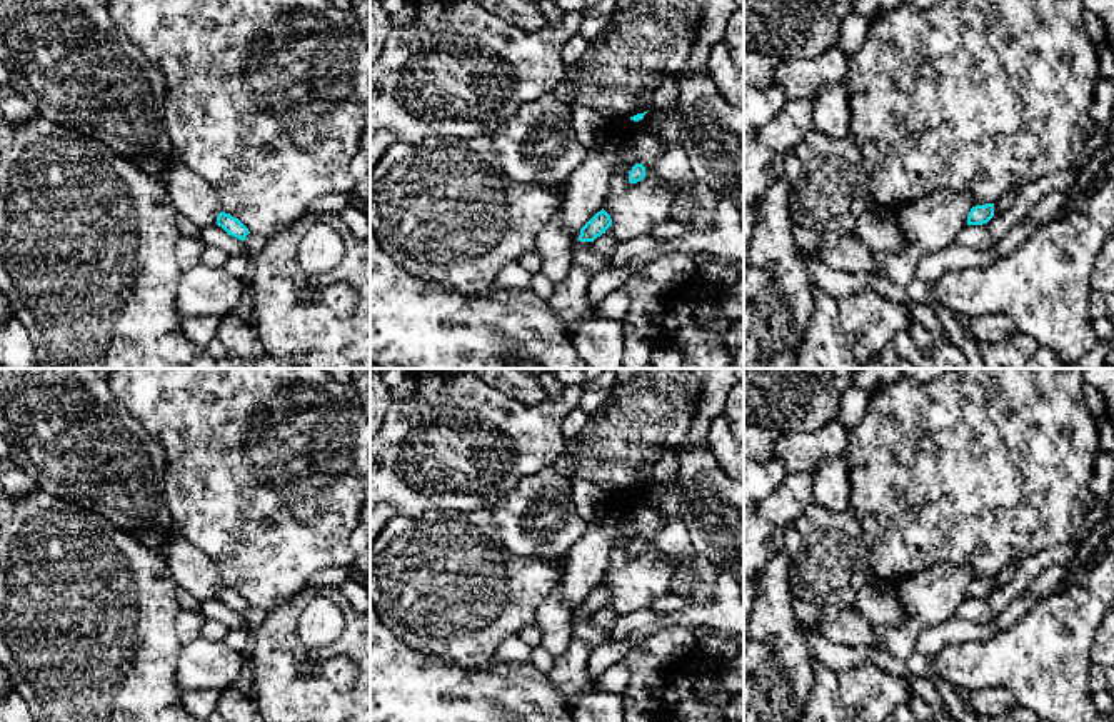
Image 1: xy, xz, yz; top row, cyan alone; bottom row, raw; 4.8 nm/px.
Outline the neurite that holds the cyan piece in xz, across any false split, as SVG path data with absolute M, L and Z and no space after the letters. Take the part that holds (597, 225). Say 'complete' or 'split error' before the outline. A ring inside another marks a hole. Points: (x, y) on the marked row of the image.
complete | M602 208L597 212L582 228L579 240L580 242L594 242L597 237L605 233L605 230L612 225L610 215Z

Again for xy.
complete | M220 212L217 217L217 225L222 227L228 235L245 240L245 237L250 233L248 228L230 213Z

